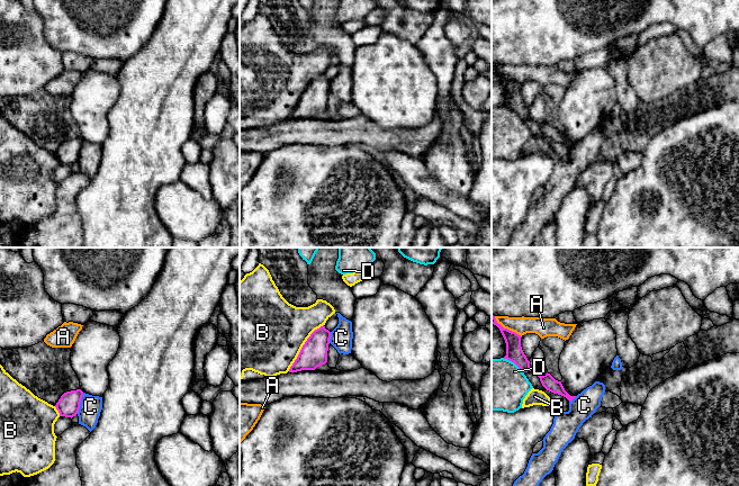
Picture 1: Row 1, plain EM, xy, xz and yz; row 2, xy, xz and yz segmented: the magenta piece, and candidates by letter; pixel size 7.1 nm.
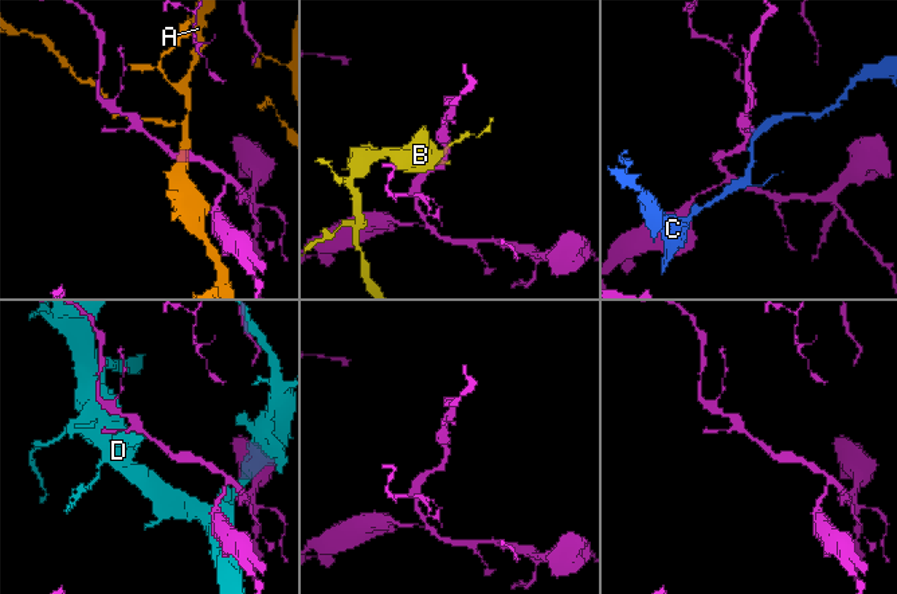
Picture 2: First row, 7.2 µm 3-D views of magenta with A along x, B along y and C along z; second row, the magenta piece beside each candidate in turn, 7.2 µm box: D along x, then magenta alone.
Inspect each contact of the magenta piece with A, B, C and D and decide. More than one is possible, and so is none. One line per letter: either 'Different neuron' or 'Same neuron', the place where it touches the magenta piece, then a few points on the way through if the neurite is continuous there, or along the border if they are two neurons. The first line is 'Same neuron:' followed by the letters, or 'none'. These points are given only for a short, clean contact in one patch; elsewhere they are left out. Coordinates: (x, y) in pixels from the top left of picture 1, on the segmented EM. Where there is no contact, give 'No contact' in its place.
Same neuron: none
A: Different neuron. Touches magenta at yz (506, 329)
B: Different neuron. Touches magenta at xz (303, 347)
C: Different neuron. Touches magenta at xy (80, 402). Boundary: xy (83, 393), (77, 413)
D: Different neuron. Touches magenta at yz (513, 361)

